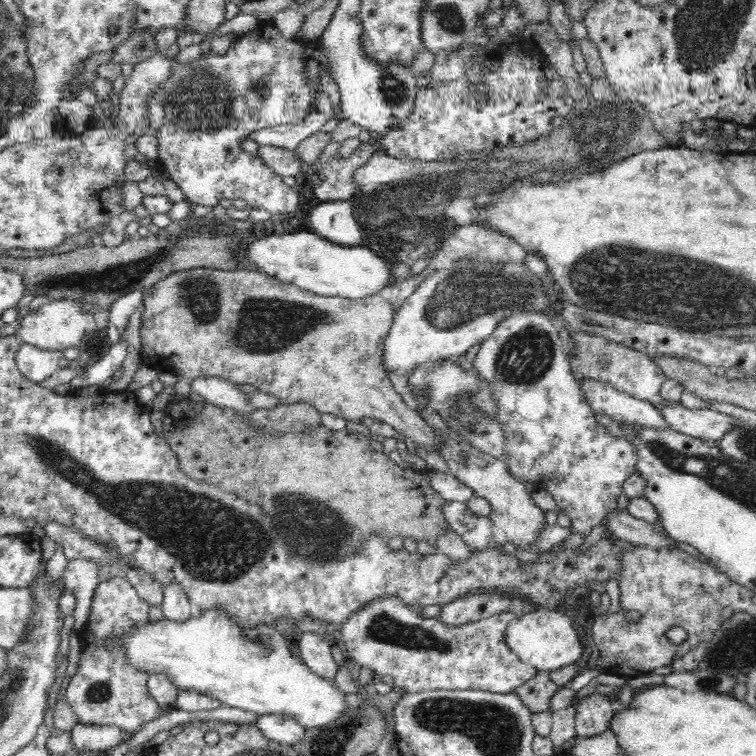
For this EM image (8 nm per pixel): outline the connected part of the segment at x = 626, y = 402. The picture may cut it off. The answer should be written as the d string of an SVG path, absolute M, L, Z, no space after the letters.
M588 382L588 384L581 384L581 388L586 391L588 400L596 409L596 413L605 412L626 426L634 428L644 430L652 428L657 432L676 432L672 429L670 422L666 420L664 413L647 401L637 400L606 384Z

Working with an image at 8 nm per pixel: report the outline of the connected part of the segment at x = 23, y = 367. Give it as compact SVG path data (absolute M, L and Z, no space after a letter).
M22 344L18 351L20 372L28 379L42 383L60 369L61 351L44 350L32 345Z

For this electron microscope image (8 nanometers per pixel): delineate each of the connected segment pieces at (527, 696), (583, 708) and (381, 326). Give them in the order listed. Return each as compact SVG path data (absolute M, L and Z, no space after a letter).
M539 671L531 681L519 686L515 692L530 711L541 713L551 710L551 698L559 689L550 679L549 672Z
M597 690L580 700L575 709L575 731L580 739L591 739L604 734L610 729L617 711L609 697Z
M192 267L188 269L176 270L154 283L143 300L144 310L141 313L140 324L140 354L141 364L151 365L158 369L171 370L179 379L175 385L176 395L180 398L186 398L194 391L192 384L201 377L221 377L230 379L238 384L252 384L258 387L259 391L270 393L280 397L283 405L295 404L298 402L308 402L316 408L321 414L332 413L341 416L354 423L362 423L370 418L374 421L381 421L394 428L397 434L404 434L408 441L416 445L426 445L438 449L441 442L433 436L433 428L425 423L424 419L415 411L411 410L403 402L400 394L393 388L393 383L389 378L385 366L384 340L387 339L389 330L393 323L392 305L387 300L386 294L374 295L362 300L348 300L340 297L320 296L316 293L298 288L296 284L284 282L275 276L270 276L265 272L238 269L228 271L227 269Z

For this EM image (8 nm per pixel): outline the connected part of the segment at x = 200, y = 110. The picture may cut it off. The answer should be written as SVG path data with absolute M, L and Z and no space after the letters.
M262 21L259 22L258 26L251 32L246 34L238 35L236 39L230 44L226 54L217 54L208 50L200 58L196 58L193 62L178 62L176 60L170 62L170 72L168 72L168 78L160 84L156 84L156 88L152 88L152 92L148 92L148 96L144 98L144 118L143 126L141 131L150 134L156 138L158 142L158 158L156 164L164 172L168 172L170 180L173 180L185 194L185 198L190 203L203 204L214 207L220 202L220 200L234 200L236 198L242 198L245 200L251 208L261 208L267 210L270 214L284 214L287 218L290 218L298 208L300 208L300 190L298 186L288 186L284 182L284 178L276 173L265 158L259 153L250 154L242 148L242 142L246 140L250 135L259 130L274 127L283 124L298 125L316 108L316 96L318 92L322 90L322 78L326 76L326 80L332 80L333 78L333 66L329 59L329 52L323 43L324 36L318 38L315 42L304 43L294 36L293 38L286 38L284 34L276 27L274 22Z

